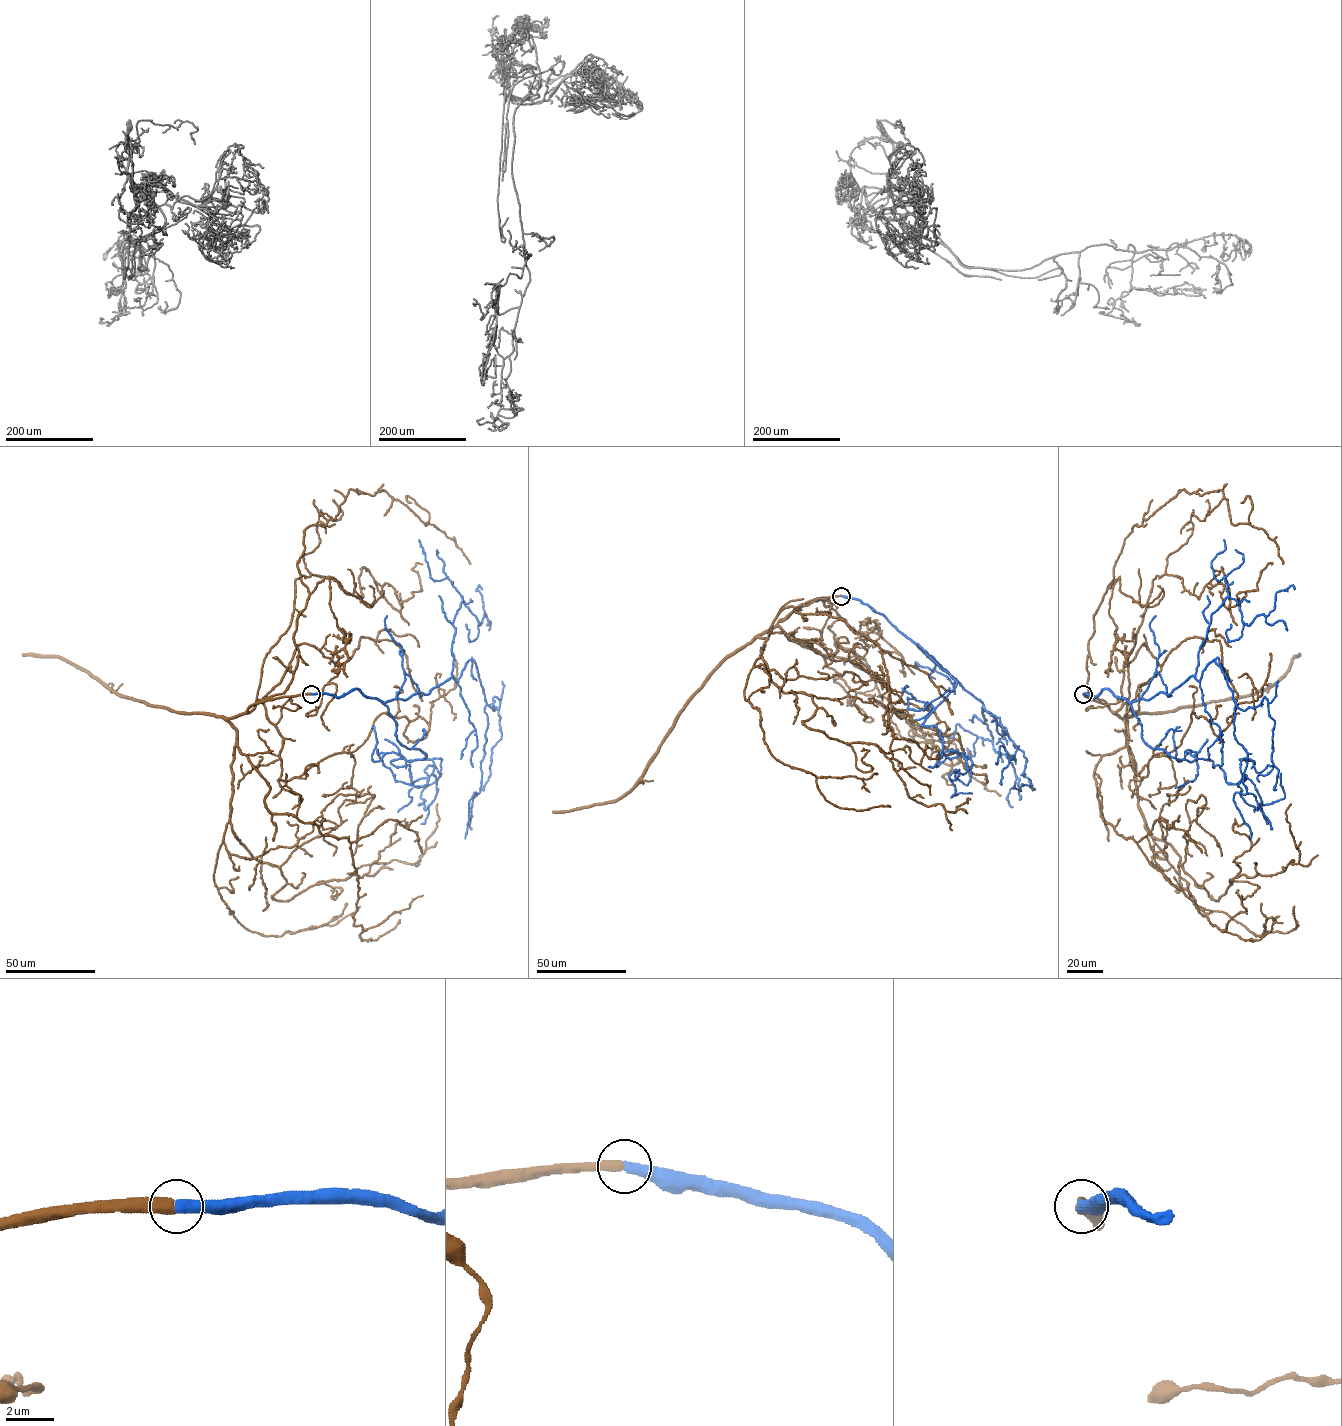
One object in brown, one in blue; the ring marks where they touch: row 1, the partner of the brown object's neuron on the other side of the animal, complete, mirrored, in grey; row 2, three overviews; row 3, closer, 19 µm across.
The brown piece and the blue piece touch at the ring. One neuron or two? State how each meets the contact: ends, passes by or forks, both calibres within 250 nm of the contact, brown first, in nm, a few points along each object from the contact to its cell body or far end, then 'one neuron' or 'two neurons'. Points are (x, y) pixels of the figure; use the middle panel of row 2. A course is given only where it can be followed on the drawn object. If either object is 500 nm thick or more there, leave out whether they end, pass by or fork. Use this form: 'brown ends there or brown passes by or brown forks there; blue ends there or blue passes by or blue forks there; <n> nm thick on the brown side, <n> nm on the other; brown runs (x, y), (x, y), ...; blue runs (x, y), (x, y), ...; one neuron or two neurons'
brown ends there; blue ends there; 480 nm thick on the brown side, 480 nm on the other; brown runs (841, 595), (759, 634), (771, 681), (811, 696), (807, 727), (874, 743), (910, 797), (968, 803); blue runs (841, 595), (859, 599), (882, 614), (1006, 729), (1018, 746), (1015, 759), (1008, 759), (1000, 746), (995, 762); one neuron

